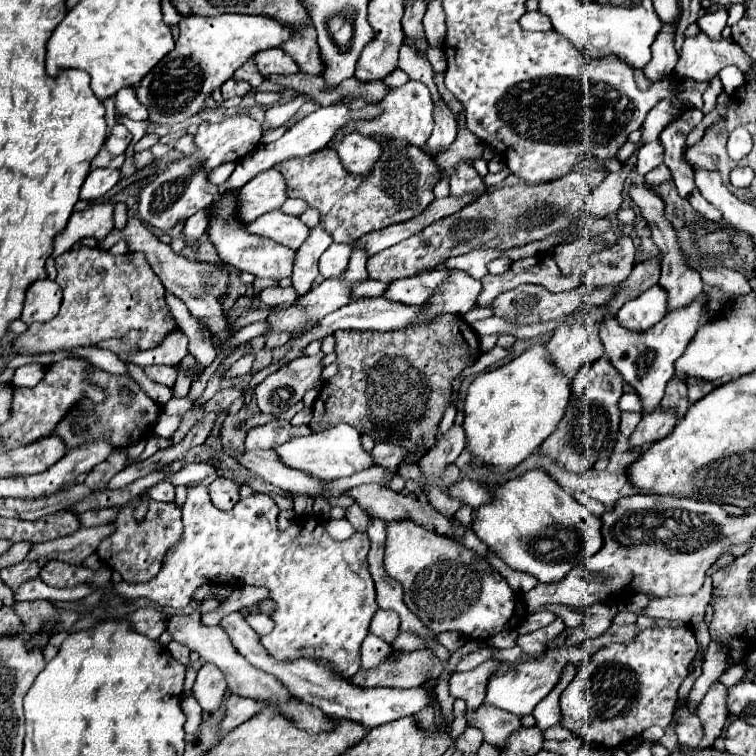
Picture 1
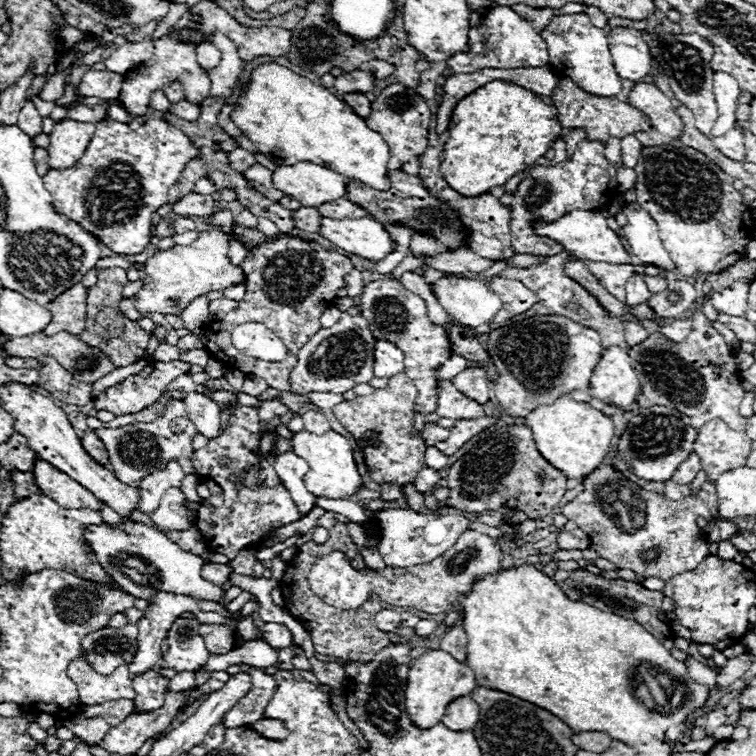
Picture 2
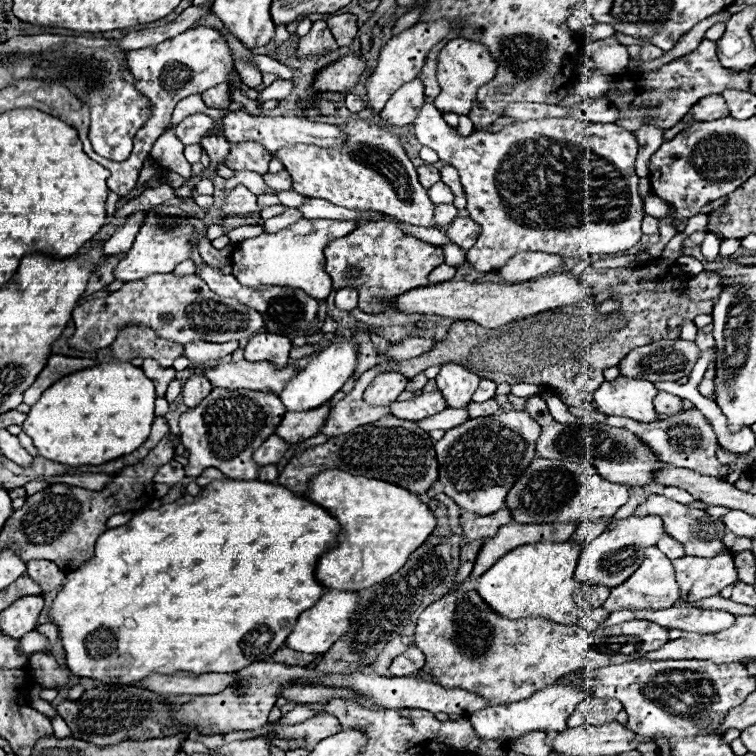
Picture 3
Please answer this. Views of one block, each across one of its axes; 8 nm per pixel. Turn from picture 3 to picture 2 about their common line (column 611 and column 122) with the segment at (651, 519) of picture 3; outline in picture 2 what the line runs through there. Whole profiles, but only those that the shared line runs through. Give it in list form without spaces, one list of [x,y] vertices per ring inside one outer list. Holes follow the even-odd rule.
[[[122,522],[120,526],[110,526],[110,524],[100,524],[100,526],[88,526],[84,538],[88,540],[90,548],[94,550],[98,562],[102,568],[114,578],[114,582],[130,592],[134,598],[144,598],[150,600],[158,592],[172,592],[172,594],[182,594],[182,596],[192,596],[198,600],[212,600],[218,602],[224,596],[224,588],[214,586],[206,582],[200,576],[200,568],[204,566],[202,558],[190,552],[180,550],[174,542],[170,542],[162,532],[156,528],[150,528],[140,522]],[[132,558],[136,562],[136,568],[126,568],[124,562]],[[134,572],[140,572],[144,576],[142,582],[134,582],[136,576]]]

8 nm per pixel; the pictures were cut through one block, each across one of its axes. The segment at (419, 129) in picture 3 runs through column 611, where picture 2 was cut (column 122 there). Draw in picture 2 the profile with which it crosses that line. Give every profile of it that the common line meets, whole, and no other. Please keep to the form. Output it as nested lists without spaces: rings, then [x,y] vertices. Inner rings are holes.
[[[152,118],[138,130],[132,130],[128,124],[102,120],[96,124],[96,132],[78,164],[64,170],[48,170],[44,176],[44,188],[54,198],[54,208],[68,216],[70,220],[82,224],[88,232],[92,232],[104,246],[108,246],[116,254],[142,254],[150,244],[150,226],[152,214],[168,204],[168,188],[176,184],[182,168],[192,158],[198,158],[198,148],[190,144],[190,138],[170,126],[166,120]]]

